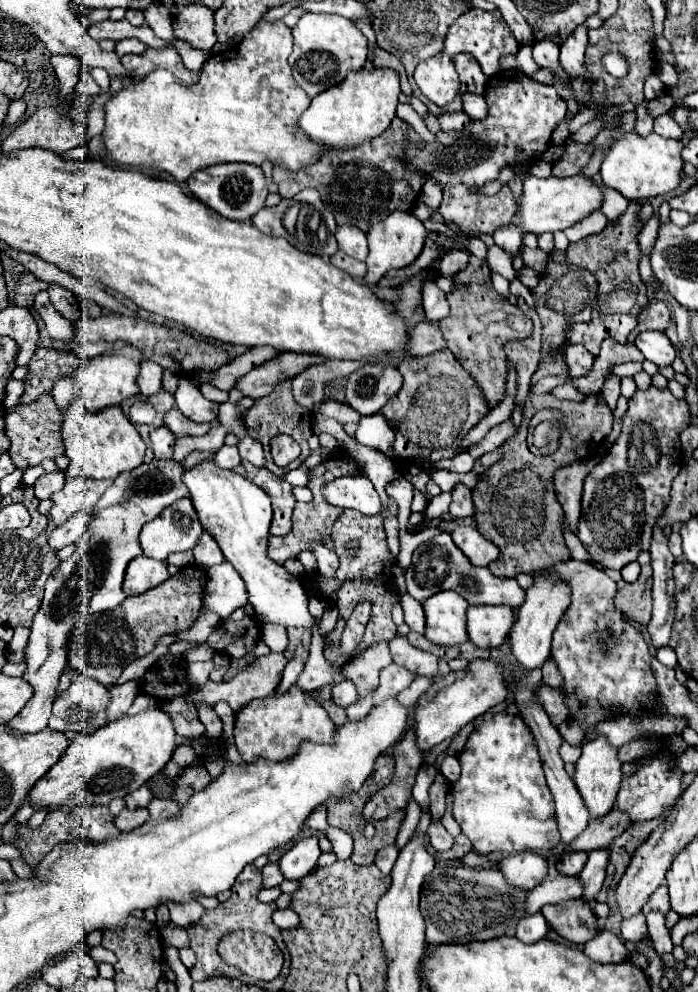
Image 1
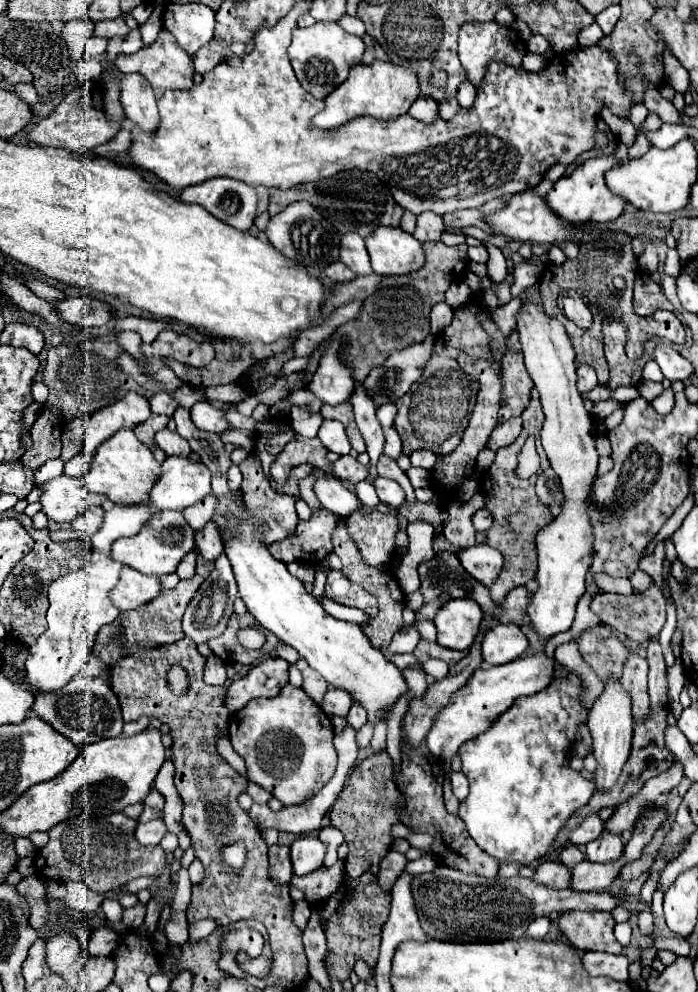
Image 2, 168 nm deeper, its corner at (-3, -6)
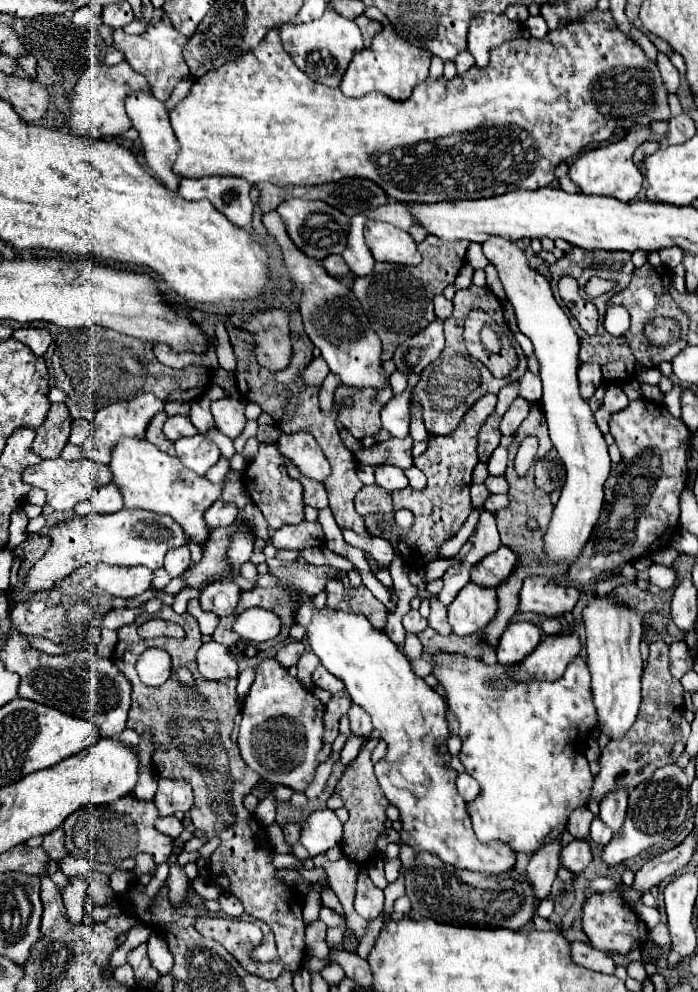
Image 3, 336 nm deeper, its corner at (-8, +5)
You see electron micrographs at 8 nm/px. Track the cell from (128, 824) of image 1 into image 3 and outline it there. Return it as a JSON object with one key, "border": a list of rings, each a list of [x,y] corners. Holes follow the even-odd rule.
{"border":[[[161,817],[161,819],[157,819],[155,827],[157,827],[163,835],[169,835],[169,837],[173,837],[173,839],[177,839],[177,837],[181,835],[181,831],[183,831],[183,823],[181,823],[177,817]]]}

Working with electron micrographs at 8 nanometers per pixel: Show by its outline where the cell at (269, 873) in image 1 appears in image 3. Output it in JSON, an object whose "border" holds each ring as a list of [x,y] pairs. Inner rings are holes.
{"border":[[[287,823],[287,825],[283,825],[283,835],[285,835],[285,841],[287,841],[289,845],[293,845],[295,841],[299,841],[301,825],[299,825],[299,823]]]}

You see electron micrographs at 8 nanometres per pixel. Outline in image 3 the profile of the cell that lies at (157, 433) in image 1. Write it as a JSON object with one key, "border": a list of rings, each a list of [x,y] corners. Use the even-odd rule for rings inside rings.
{"border":[[[175,415],[175,417],[167,417],[163,433],[167,435],[167,439],[177,441],[179,437],[191,437],[191,435],[197,435],[199,431],[193,427],[193,423],[191,423],[189,417]]]}

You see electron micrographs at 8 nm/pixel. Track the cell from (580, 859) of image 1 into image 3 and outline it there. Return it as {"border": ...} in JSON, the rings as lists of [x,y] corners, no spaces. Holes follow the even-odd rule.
{"border":[[[579,807],[569,815],[567,831],[575,839],[587,839],[589,841],[589,823],[595,819],[595,815],[587,807]]]}

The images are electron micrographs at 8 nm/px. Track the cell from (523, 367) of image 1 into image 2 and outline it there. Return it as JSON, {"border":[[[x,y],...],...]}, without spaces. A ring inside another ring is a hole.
{"border":[[[516,330],[510,334],[508,350],[502,358],[502,382],[504,388],[502,388],[500,422],[520,416],[526,410],[530,402],[530,390],[534,388],[532,378],[524,366],[524,356]]]}

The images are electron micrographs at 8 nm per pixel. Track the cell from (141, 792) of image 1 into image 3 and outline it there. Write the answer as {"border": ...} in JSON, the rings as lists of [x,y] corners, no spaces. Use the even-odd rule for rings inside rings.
{"border":[[[159,779],[159,789],[153,801],[161,815],[175,815],[177,811],[189,811],[193,807],[193,791],[183,779]]]}

